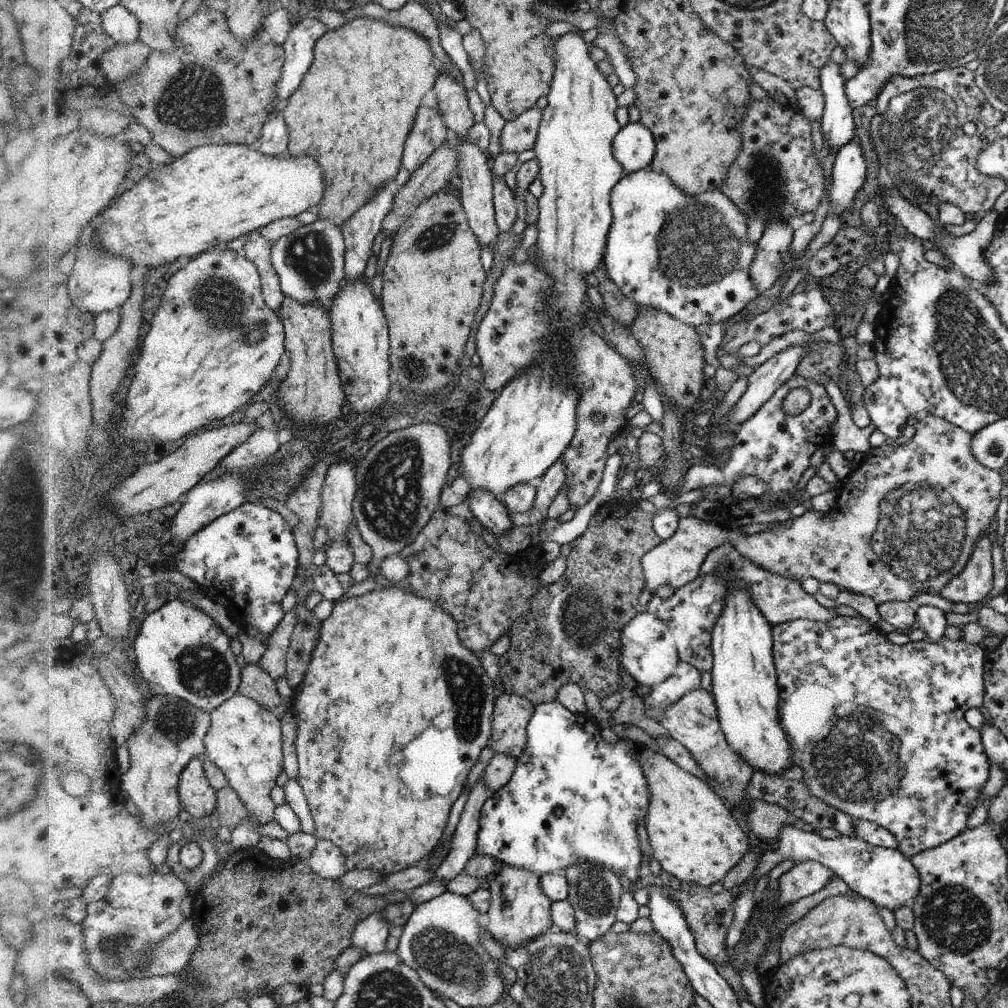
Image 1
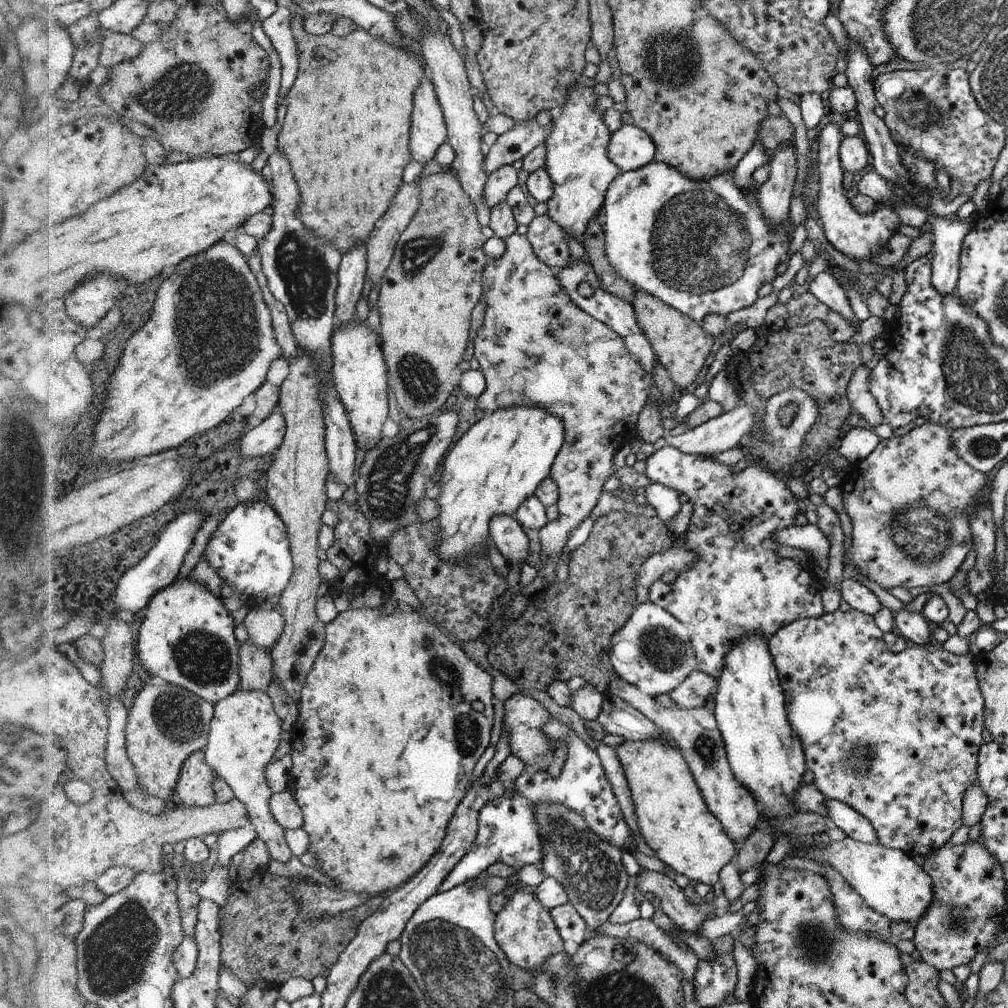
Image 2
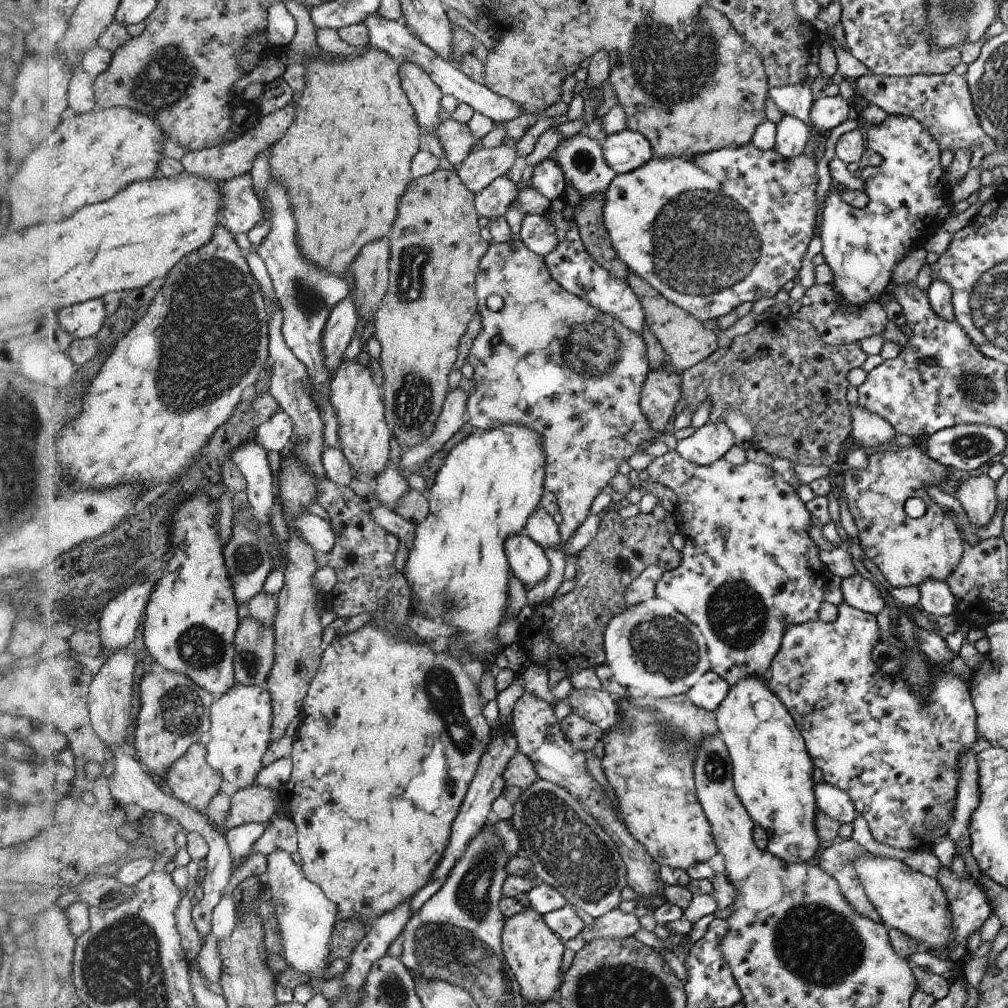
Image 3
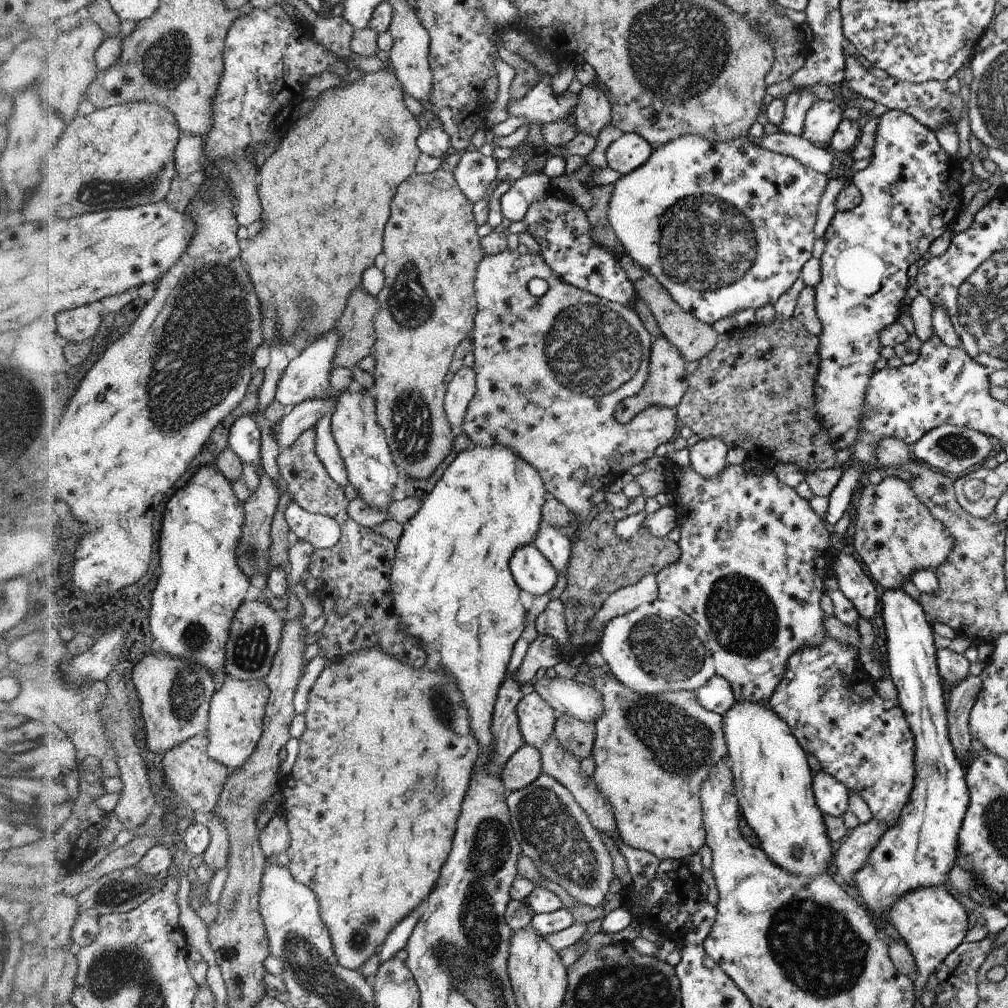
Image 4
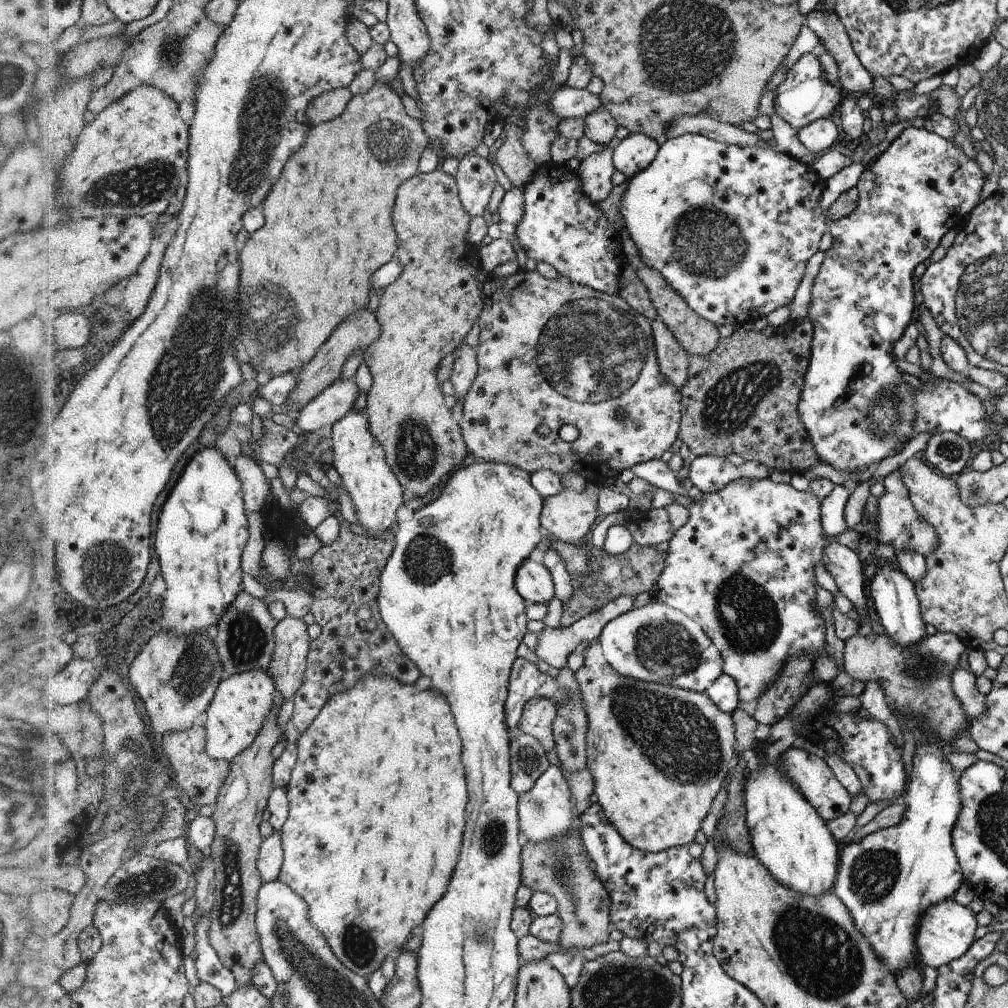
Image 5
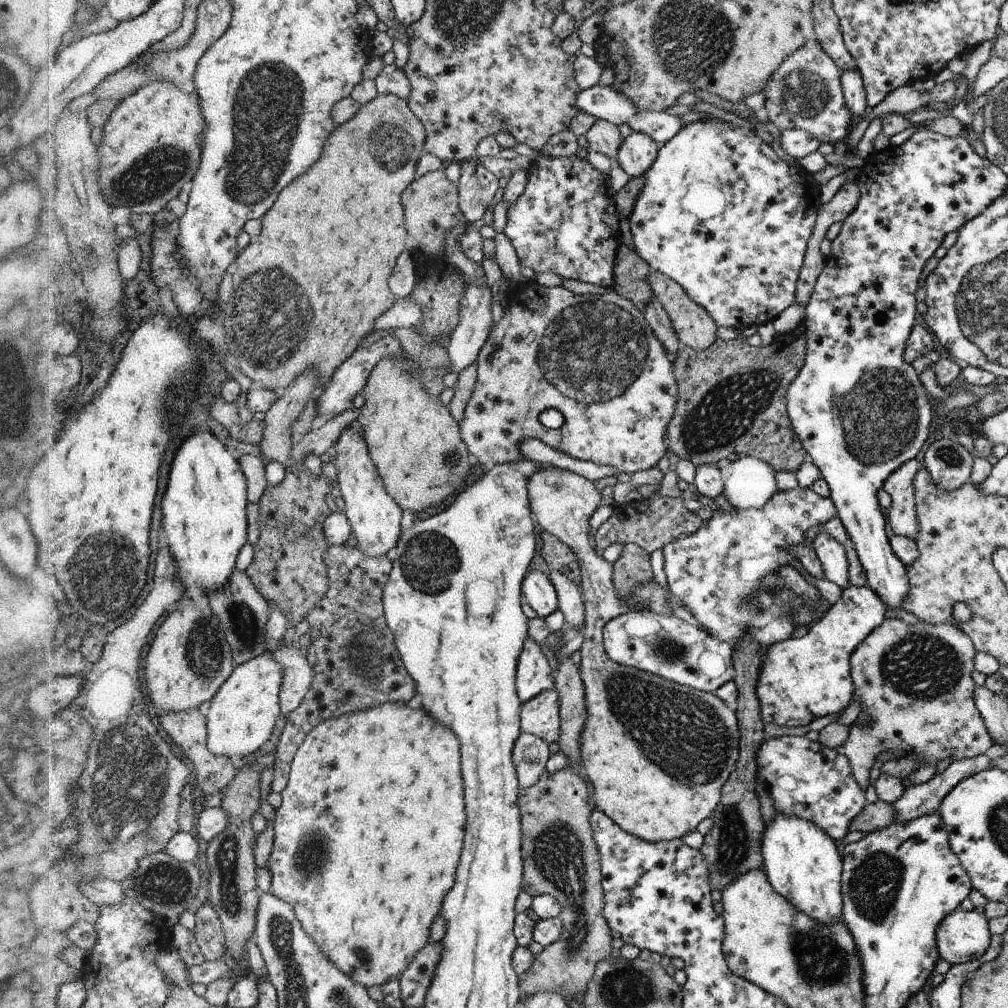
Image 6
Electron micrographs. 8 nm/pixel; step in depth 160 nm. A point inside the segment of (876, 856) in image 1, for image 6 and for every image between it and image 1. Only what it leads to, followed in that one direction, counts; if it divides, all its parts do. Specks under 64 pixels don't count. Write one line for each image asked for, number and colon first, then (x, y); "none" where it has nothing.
2: (897, 886)
3: (914, 903)
4: (933, 923)
5: (946, 932)
6: (963, 936)

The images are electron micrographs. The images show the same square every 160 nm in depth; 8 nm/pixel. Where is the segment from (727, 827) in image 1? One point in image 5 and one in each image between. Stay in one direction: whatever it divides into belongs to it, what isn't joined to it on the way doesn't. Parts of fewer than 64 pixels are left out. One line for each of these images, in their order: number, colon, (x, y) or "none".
2: (673, 818)
3: (649, 757)
4: (652, 753)
5: (658, 754)

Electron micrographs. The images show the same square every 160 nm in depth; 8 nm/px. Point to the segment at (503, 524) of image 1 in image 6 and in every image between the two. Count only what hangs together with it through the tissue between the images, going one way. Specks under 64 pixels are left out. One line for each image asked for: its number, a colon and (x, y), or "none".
2: (512, 541)
3: (530, 564)
4: (534, 573)
5: (535, 583)
6: (539, 591)

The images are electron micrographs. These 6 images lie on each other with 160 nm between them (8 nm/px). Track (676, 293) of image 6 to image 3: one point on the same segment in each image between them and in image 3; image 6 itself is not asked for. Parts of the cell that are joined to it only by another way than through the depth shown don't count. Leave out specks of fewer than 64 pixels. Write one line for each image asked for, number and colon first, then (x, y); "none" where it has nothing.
3: (687, 341)
4: (695, 339)
5: (698, 336)

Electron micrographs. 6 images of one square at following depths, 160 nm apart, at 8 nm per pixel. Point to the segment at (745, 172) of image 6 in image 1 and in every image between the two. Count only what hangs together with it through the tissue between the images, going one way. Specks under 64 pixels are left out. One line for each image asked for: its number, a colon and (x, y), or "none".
1: (689, 256)
2: (705, 247)
3: (709, 232)
4: (725, 226)
5: (731, 228)

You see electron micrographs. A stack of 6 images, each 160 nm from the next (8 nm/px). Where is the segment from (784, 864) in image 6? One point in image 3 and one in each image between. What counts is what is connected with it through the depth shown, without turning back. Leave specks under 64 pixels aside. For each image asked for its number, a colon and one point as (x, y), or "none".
3: (772, 770)
4: (772, 779)
5: (790, 840)

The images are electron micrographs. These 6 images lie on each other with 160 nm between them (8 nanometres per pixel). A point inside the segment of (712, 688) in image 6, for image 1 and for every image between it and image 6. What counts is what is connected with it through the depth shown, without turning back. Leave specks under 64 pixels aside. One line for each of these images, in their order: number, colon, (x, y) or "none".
1: (650, 656)
2: (653, 651)
3: (653, 650)
4: (656, 648)
5: (657, 643)

